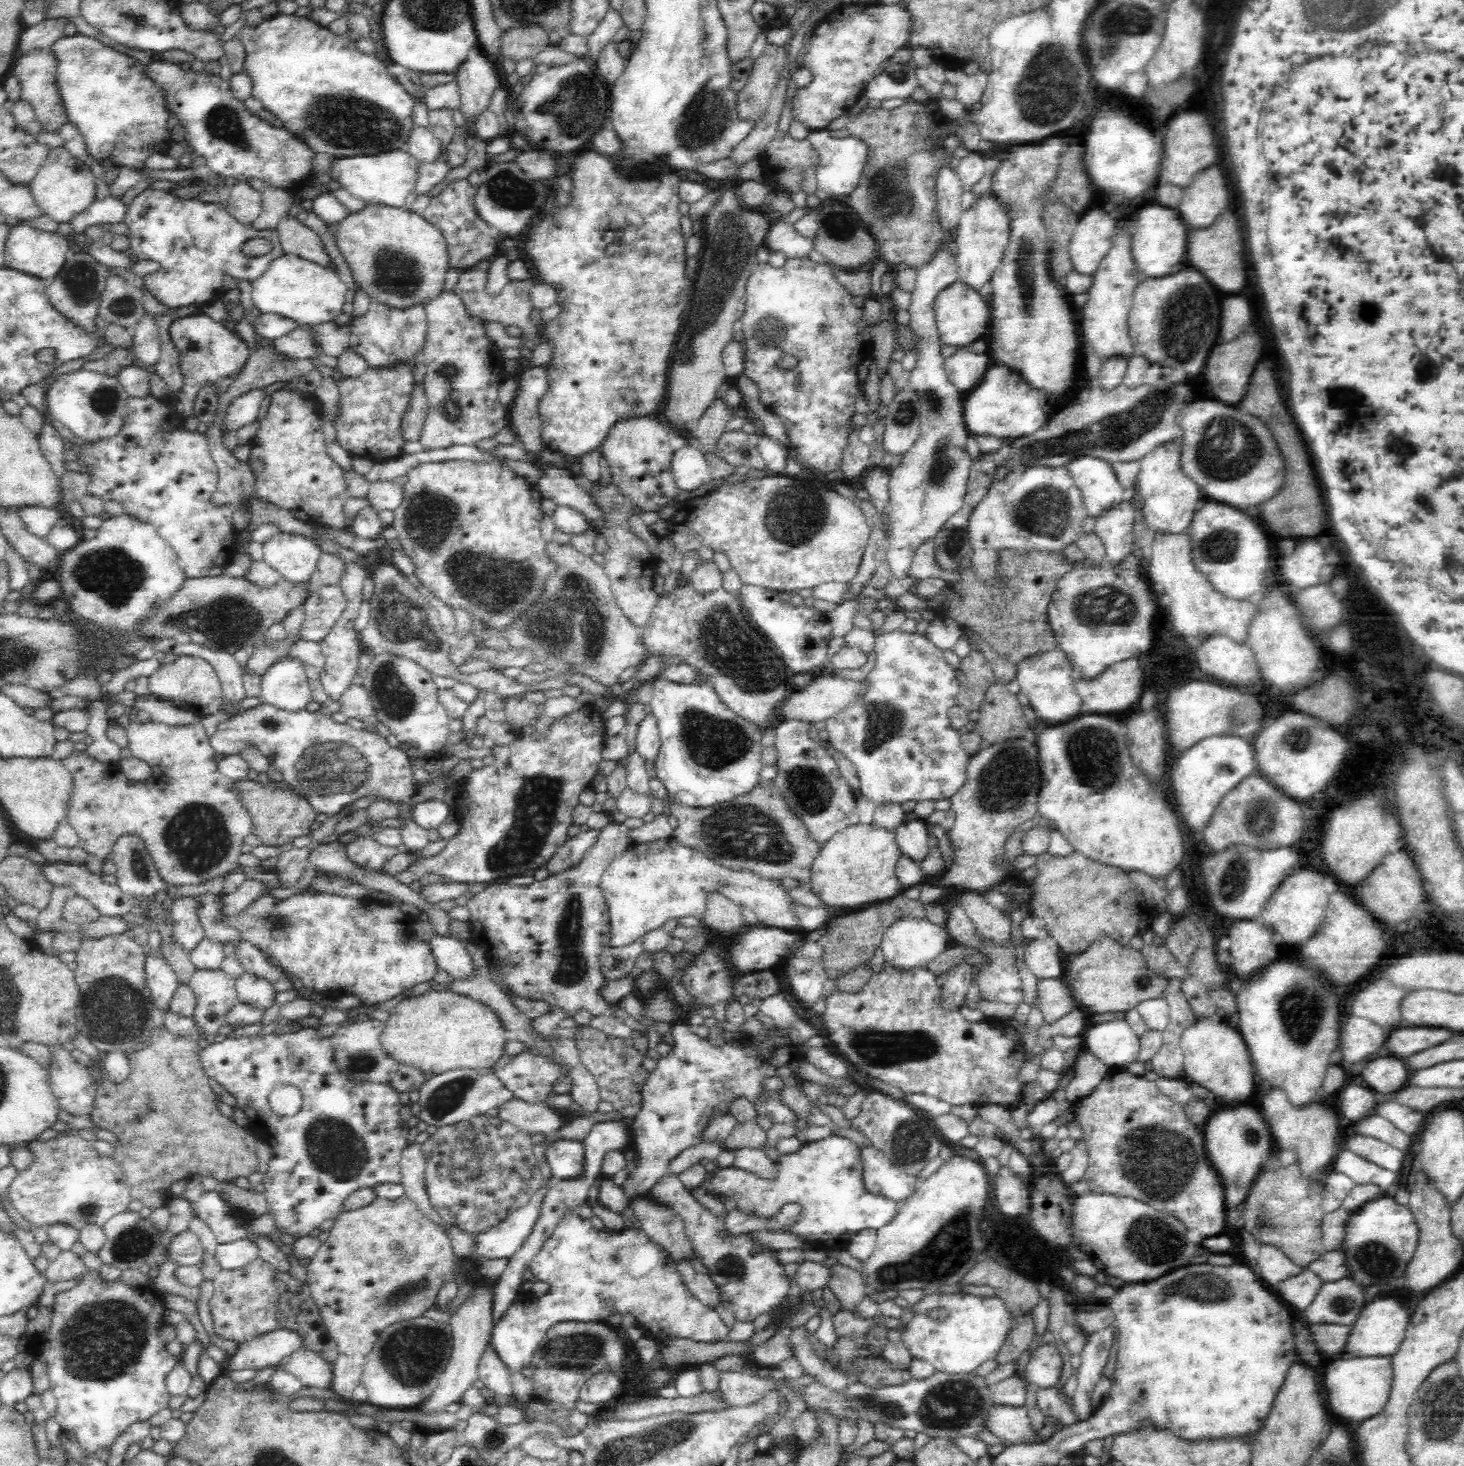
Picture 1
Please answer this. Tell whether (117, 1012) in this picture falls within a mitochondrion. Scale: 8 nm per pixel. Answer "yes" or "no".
yes

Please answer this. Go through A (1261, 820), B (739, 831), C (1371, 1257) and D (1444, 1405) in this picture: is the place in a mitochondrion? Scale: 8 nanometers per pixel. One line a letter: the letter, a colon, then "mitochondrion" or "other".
A: mitochondrion
B: mitochondrion
C: mitochondrion
D: mitochondrion

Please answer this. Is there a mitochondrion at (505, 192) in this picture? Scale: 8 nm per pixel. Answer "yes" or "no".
yes

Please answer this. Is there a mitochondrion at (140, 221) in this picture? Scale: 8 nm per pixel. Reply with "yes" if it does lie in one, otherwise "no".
no

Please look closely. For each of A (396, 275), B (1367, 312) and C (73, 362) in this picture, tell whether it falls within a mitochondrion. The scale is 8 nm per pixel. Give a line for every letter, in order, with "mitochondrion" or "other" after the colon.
A: mitochondrion
B: mitochondrion
C: other

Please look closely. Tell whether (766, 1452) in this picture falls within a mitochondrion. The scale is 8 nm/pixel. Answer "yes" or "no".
no

